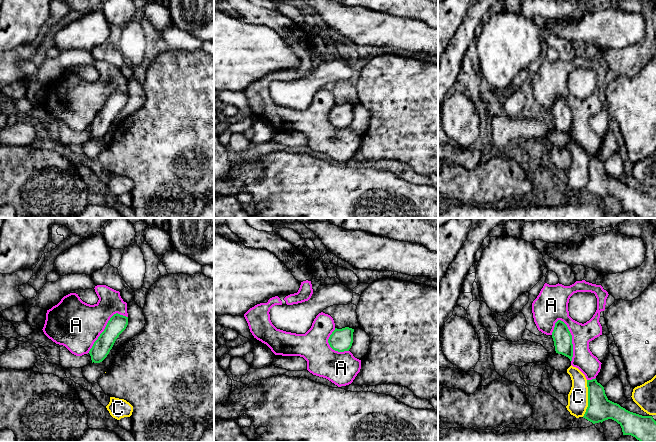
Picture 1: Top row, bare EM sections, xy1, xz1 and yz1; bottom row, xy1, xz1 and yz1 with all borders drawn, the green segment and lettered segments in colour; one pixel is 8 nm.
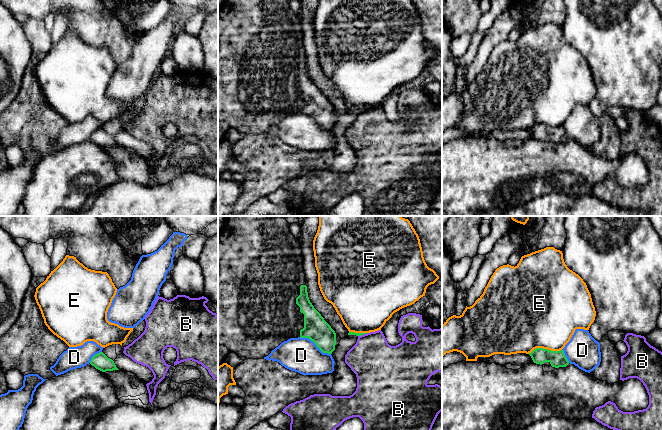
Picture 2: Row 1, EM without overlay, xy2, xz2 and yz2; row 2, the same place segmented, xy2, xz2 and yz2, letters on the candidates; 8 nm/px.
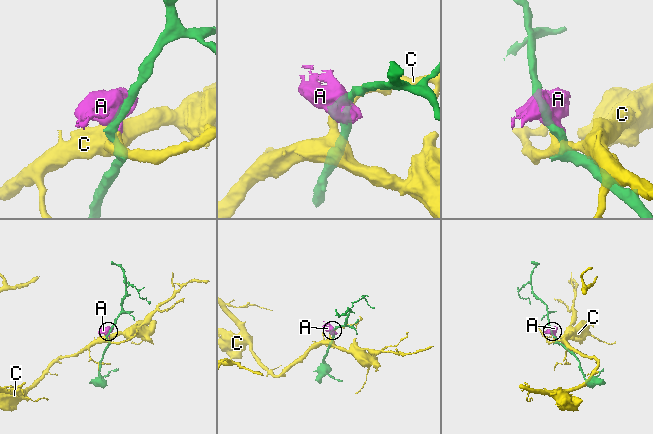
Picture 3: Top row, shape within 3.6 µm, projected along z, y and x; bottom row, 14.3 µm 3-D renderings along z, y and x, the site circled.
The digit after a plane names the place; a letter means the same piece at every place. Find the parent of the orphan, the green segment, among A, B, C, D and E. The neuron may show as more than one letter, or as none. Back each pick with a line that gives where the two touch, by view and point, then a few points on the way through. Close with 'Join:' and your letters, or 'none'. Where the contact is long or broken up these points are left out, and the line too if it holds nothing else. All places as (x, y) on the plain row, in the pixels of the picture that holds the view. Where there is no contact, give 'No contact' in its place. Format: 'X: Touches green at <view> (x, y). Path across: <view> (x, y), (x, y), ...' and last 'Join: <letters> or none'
Join: none

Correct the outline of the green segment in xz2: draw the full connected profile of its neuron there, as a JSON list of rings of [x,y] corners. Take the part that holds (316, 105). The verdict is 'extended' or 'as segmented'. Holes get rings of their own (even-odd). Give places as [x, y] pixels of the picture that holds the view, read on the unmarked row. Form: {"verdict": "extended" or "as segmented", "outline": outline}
{"verdict": "extended", "outline": [[[224,0],[218,9],[218,120],[224,121],[229,128],[236,129],[242,136],[262,135],[282,118],[290,114],[308,114],[323,128],[332,130],[336,121],[336,109],[314,84],[309,76],[303,44],[302,22],[289,5],[290,0]]]}

